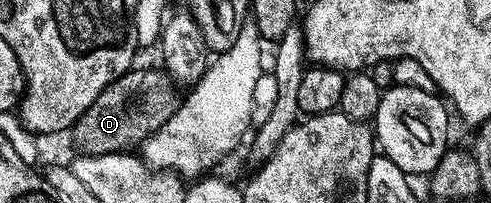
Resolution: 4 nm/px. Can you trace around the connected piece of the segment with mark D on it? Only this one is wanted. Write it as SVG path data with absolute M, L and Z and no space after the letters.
M140 66L131 68L120 77L113 78L104 88L104 92L96 96L96 100L79 116L72 127L72 135L74 134L75 140L78 141L79 151L82 154L123 153L137 141L137 144L144 143L172 118L181 106L180 96L175 93L178 88L171 82L170 75L165 69L156 68L140 68Z

